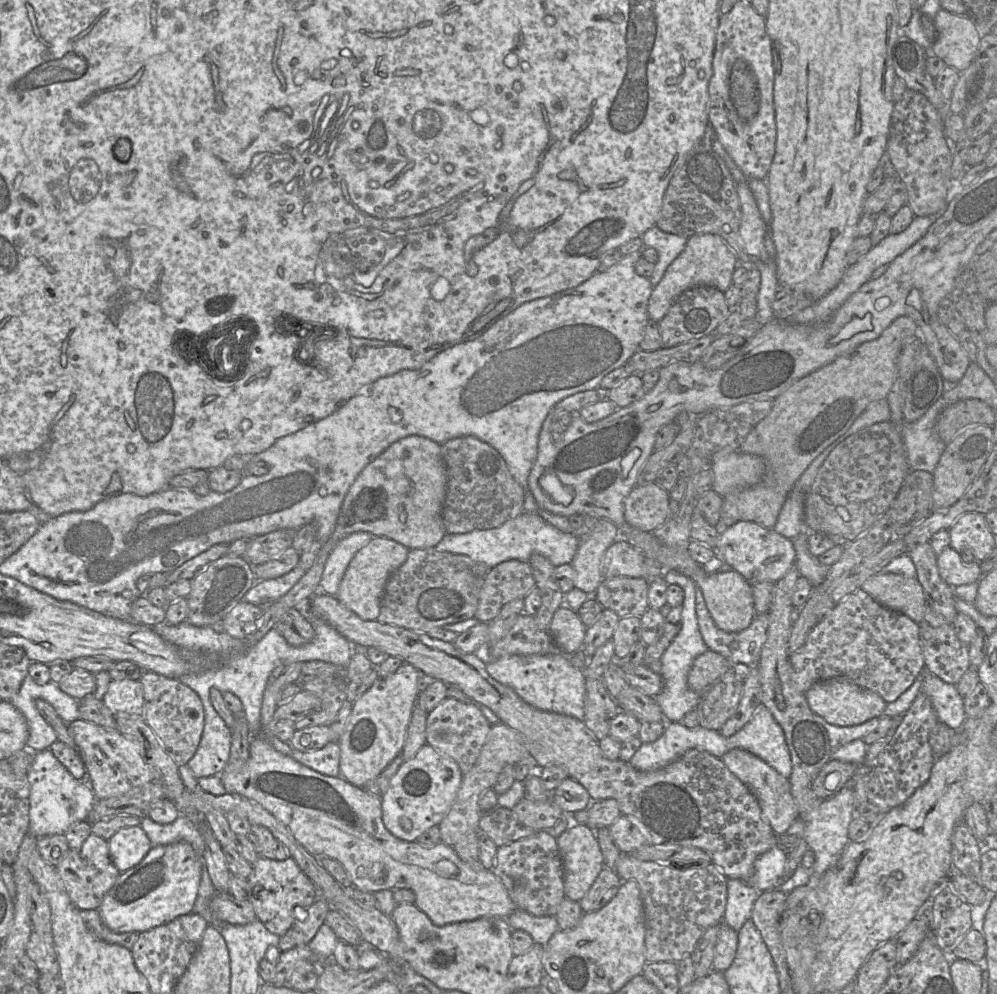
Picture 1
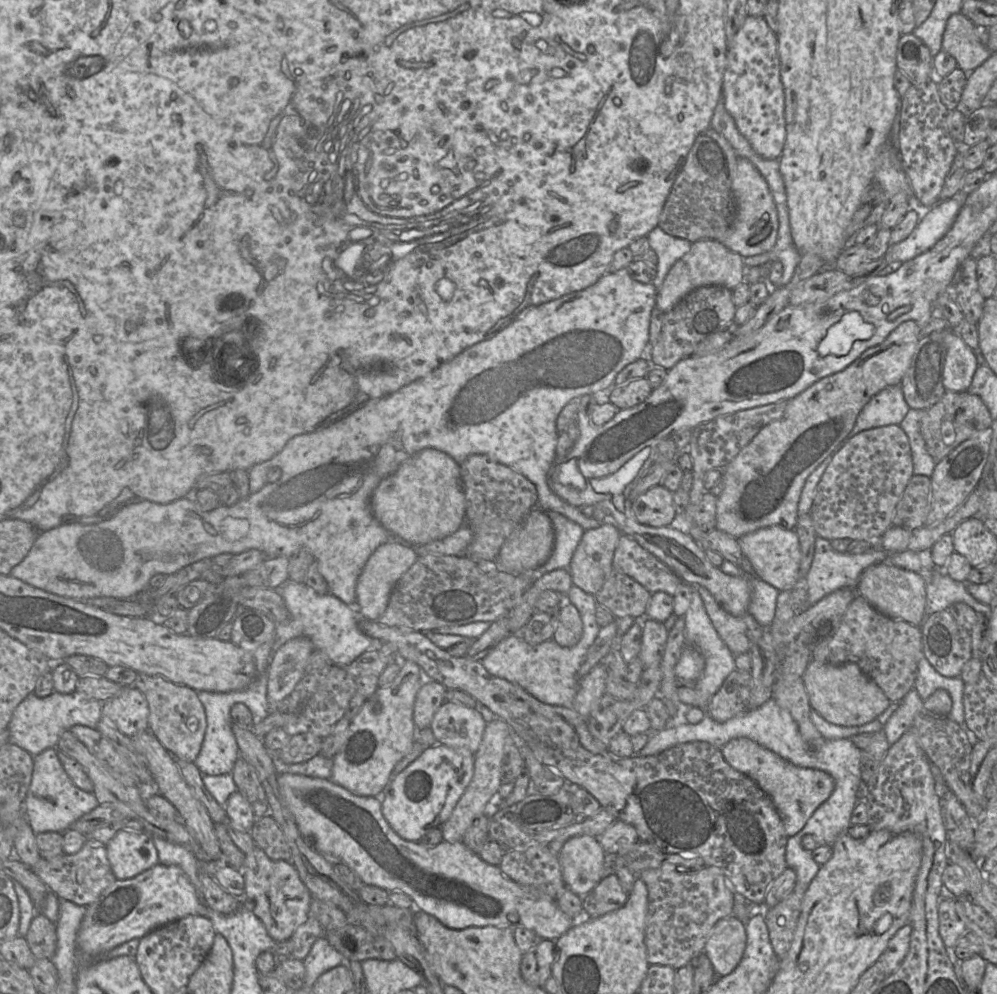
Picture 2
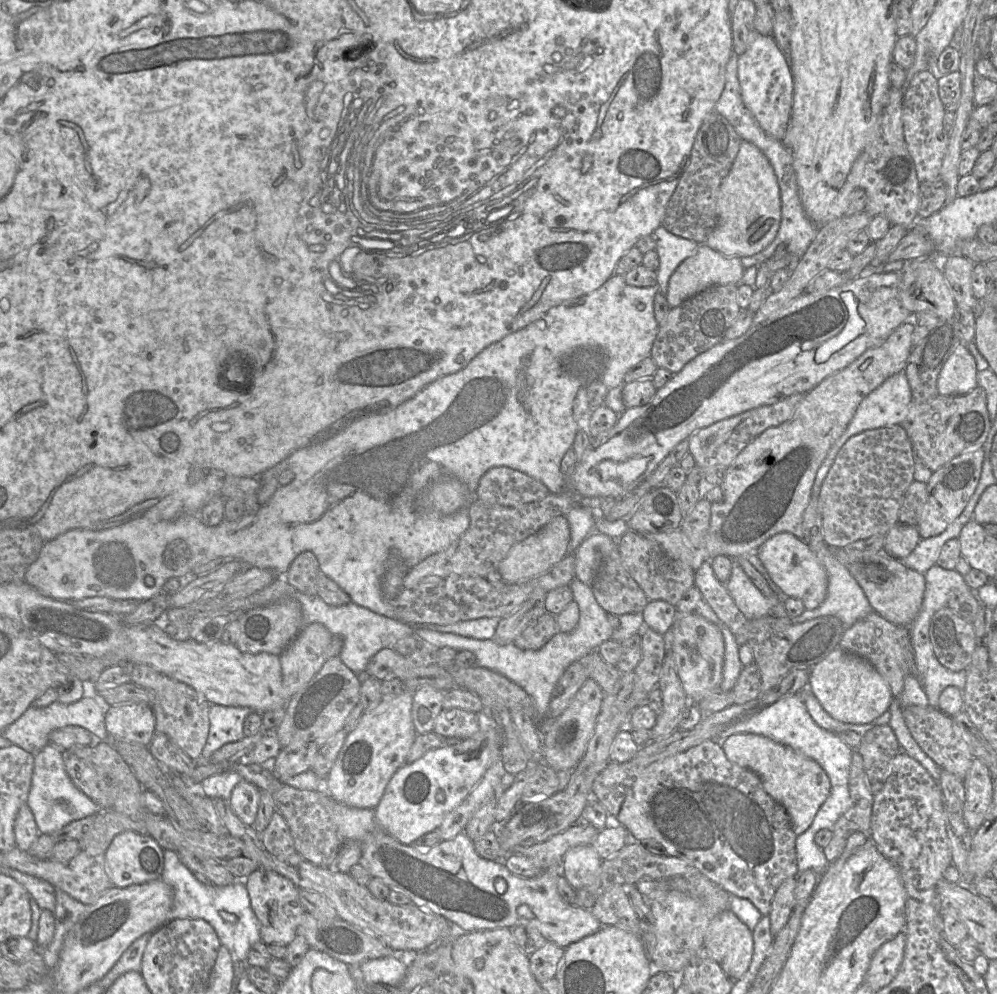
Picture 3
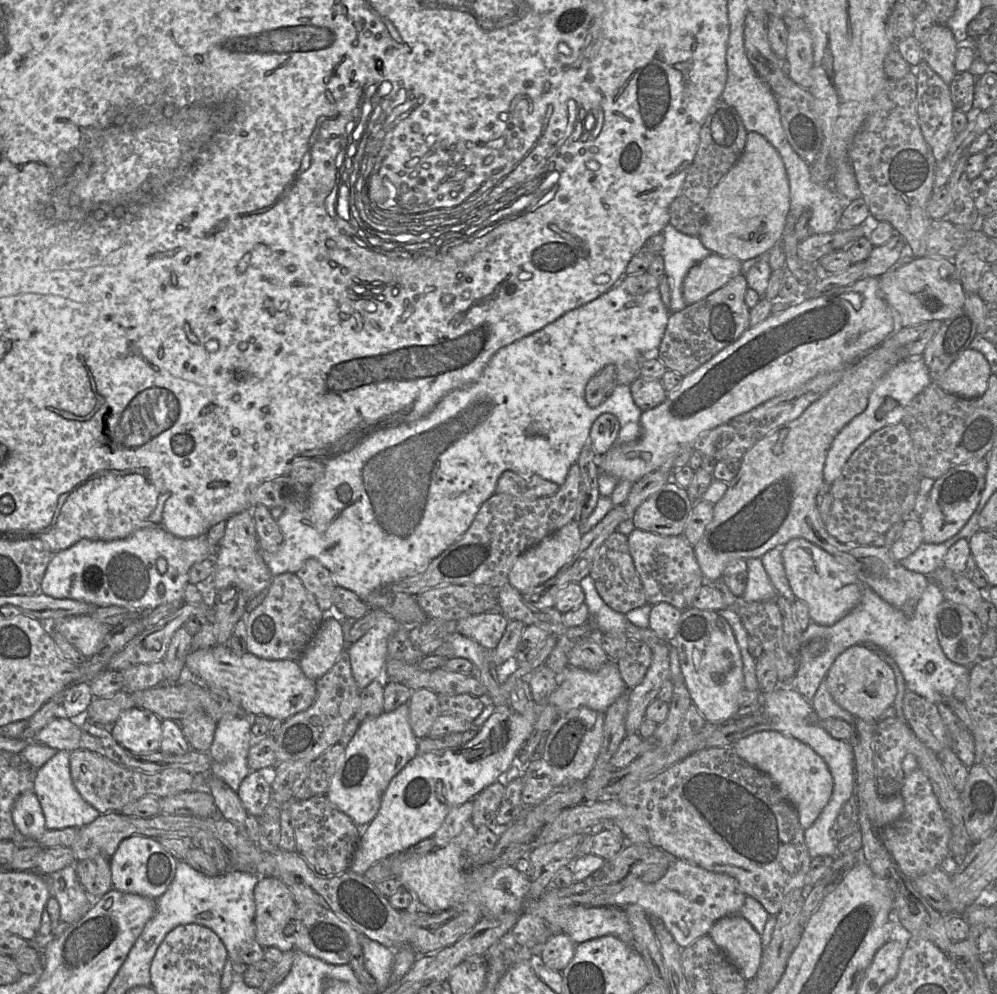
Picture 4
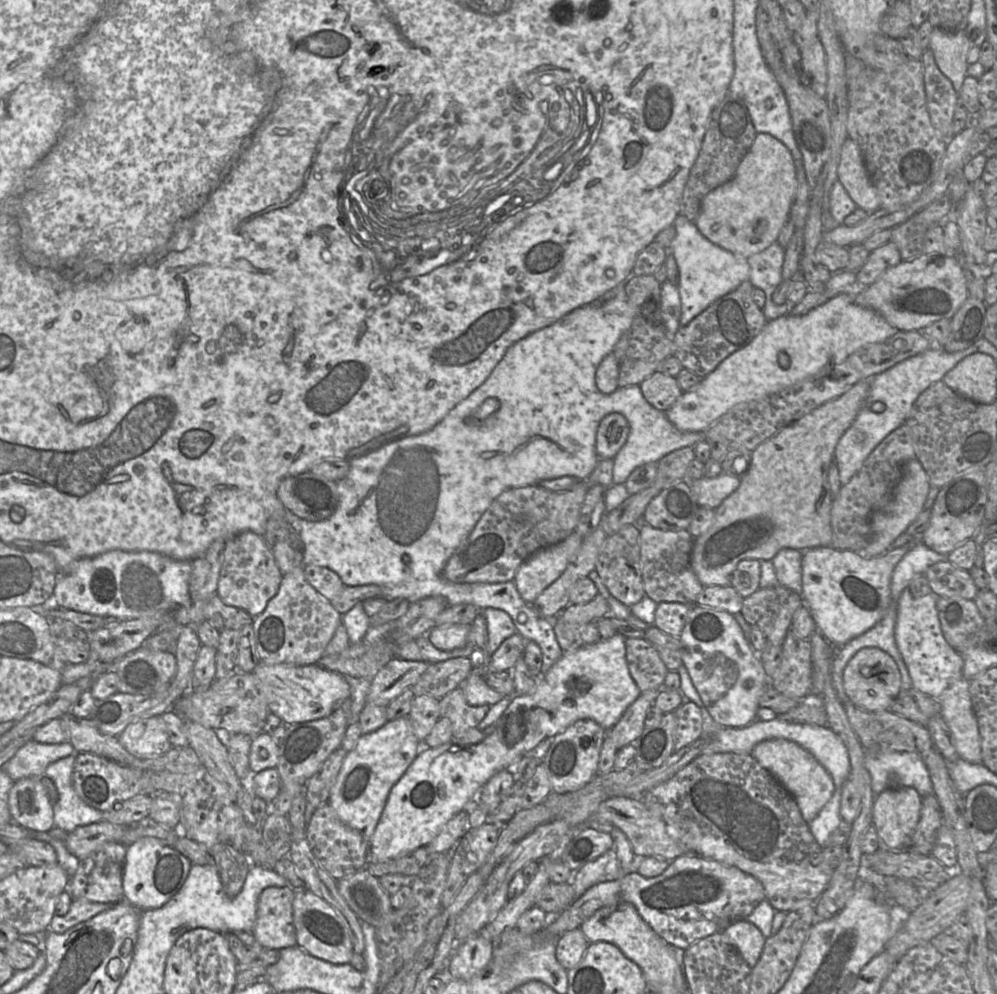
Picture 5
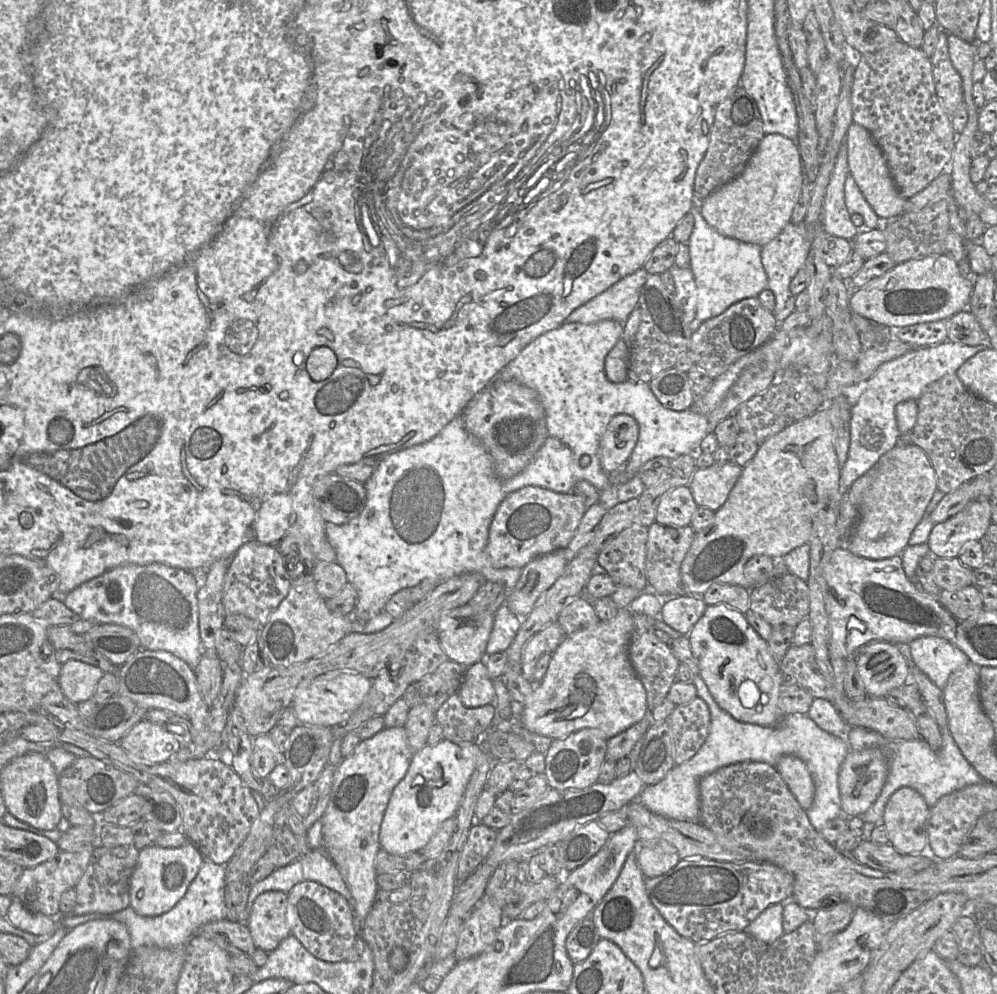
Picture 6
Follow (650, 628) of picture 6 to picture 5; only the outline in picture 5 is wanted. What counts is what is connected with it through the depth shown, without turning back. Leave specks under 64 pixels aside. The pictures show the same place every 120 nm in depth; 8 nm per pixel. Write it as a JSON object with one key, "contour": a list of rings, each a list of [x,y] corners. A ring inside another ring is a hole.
{"contour":[[[627,638],[625,646],[628,669],[640,692],[660,692],[669,670],[653,644],[645,638]]]}

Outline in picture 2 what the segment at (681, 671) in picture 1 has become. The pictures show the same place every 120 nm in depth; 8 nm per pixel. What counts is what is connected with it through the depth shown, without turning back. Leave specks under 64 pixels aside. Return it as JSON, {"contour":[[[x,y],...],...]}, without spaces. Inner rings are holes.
{"contour":[[[692,586],[690,606],[683,617],[685,620],[685,646],[695,648],[705,659],[705,668],[696,681],[696,687],[703,694],[705,701],[707,701],[719,690],[727,676],[736,669],[735,655],[729,650],[715,630],[706,612],[703,600],[694,586]]]}

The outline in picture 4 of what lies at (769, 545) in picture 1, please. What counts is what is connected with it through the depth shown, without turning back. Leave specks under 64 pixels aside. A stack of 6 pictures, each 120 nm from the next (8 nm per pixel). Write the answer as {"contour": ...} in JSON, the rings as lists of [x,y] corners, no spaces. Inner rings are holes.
{"contour":[[[794,538],[782,547],[782,557],[790,587],[796,598],[807,605],[811,621],[832,626],[860,601],[862,582],[852,566],[840,562],[820,547],[803,538]]]}

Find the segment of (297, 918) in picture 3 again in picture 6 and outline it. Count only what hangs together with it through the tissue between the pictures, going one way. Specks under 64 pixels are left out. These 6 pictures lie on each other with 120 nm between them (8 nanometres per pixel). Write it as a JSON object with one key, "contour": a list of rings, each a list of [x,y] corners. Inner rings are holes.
{"contour":[[[267,891],[254,901],[246,922],[257,949],[271,952],[291,934],[287,919],[288,893]]]}

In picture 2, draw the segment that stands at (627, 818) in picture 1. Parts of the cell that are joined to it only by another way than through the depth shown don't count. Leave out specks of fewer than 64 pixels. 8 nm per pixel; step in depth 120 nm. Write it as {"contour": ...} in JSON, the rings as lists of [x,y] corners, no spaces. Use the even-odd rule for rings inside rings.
{"contour":[[[616,820],[598,840],[609,857],[628,852],[640,841],[636,829],[621,820]]]}

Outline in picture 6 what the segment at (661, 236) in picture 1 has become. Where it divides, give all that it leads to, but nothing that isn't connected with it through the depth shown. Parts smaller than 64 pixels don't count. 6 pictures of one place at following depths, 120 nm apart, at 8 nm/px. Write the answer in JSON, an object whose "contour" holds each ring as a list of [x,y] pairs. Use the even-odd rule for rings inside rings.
{"contour":[[[691,208],[694,217],[694,227],[687,244],[690,252],[690,269],[693,272],[698,292],[698,304],[695,318],[690,322],[692,332],[696,331],[705,321],[723,313],[732,304],[750,297],[758,297],[759,293],[767,289],[768,278],[761,260],[762,247],[743,242],[720,234],[703,218],[700,208]]]}

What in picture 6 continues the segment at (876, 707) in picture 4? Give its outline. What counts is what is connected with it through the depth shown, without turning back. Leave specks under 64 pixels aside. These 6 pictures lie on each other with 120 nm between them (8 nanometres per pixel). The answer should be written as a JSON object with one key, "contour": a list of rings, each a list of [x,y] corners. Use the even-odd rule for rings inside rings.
{"contour":[[[880,641],[863,649],[856,659],[857,672],[868,696],[885,697],[894,688],[909,682],[904,656],[889,642]]]}

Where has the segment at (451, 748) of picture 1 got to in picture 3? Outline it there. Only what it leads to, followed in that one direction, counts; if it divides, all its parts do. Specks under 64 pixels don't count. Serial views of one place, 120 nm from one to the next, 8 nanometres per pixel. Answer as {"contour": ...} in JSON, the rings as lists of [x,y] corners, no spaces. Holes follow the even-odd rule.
{"contour":[[[460,708],[442,709],[433,732],[444,737],[468,739],[481,730],[477,713]]]}

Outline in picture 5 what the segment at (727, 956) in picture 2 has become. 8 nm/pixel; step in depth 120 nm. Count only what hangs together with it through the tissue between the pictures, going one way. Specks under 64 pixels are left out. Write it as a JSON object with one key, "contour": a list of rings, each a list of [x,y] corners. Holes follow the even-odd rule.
{"contour":[[[744,919],[732,923],[723,930],[723,933],[753,969],[762,954],[767,939],[761,930]]]}

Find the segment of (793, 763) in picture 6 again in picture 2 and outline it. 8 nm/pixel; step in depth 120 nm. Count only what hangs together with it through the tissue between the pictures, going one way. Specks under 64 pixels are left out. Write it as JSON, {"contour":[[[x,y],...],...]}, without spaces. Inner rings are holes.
{"contour":[[[745,737],[730,740],[721,751],[732,768],[754,780],[771,798],[788,837],[802,830],[814,811],[830,797],[835,787],[834,779],[827,772],[798,767]]]}

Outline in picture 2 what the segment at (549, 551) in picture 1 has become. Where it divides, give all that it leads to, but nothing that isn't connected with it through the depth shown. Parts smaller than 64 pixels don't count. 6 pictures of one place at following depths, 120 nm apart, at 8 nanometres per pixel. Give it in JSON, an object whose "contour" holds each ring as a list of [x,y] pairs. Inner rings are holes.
{"contour":[[[545,511],[545,513],[547,514],[547,516],[549,516],[553,525],[554,547],[550,557],[544,564],[542,564],[537,568],[531,569],[528,572],[523,572],[519,574],[519,575],[526,575],[533,580],[537,580],[543,575],[559,569],[568,569],[570,571],[570,563],[571,563],[573,554],[585,532],[585,530],[579,524],[566,518],[560,513],[552,512],[552,511]]]}

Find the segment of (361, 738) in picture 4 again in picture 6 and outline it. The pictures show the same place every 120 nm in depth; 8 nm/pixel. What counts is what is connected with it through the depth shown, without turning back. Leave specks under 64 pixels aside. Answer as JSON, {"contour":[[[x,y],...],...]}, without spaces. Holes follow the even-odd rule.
{"contour":[[[405,726],[384,727],[373,737],[361,740],[334,773],[330,799],[321,818],[323,847],[349,888],[353,912],[361,922],[361,930],[379,890],[375,858],[381,849],[381,823],[391,794],[405,777],[413,755]]]}

